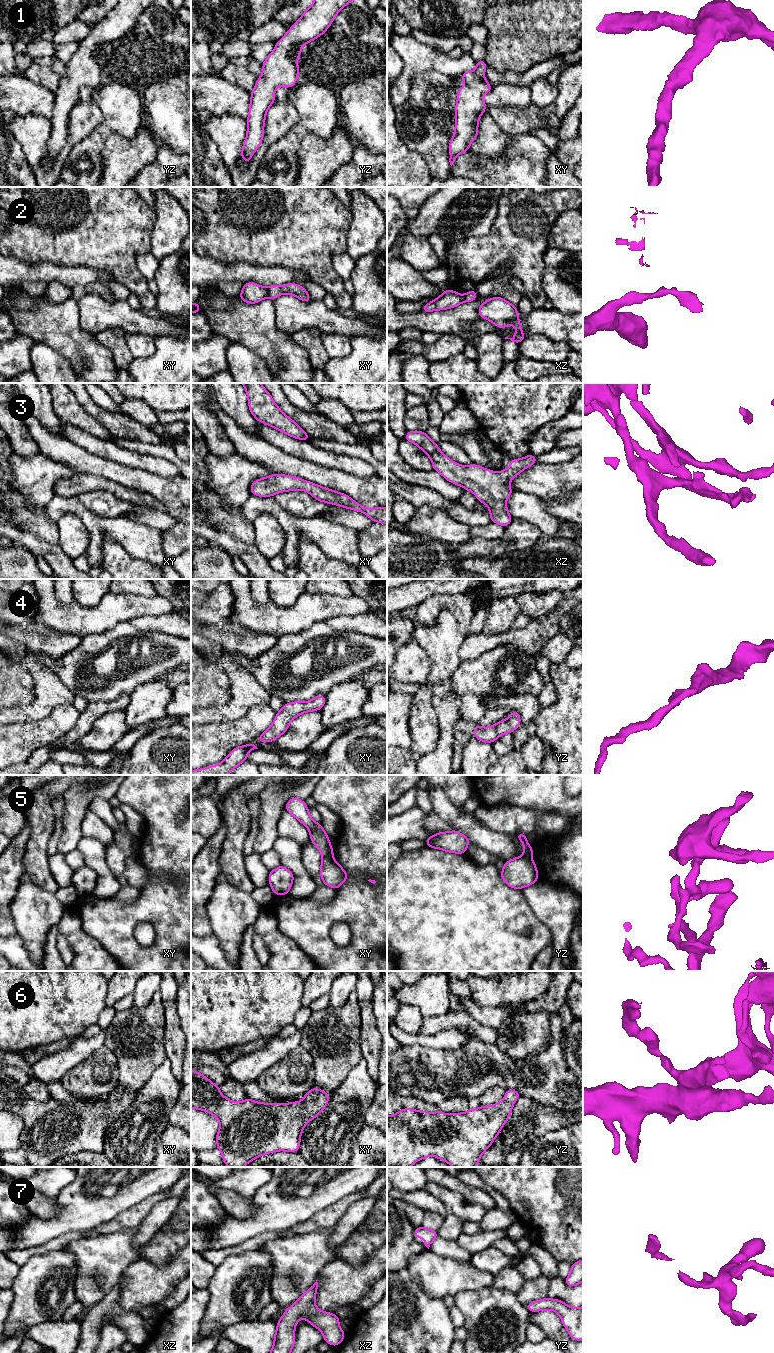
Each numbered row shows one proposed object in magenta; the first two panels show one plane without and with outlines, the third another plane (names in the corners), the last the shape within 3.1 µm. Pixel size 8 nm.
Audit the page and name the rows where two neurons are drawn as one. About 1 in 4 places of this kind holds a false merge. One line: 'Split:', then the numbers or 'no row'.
Split: 2, 5

